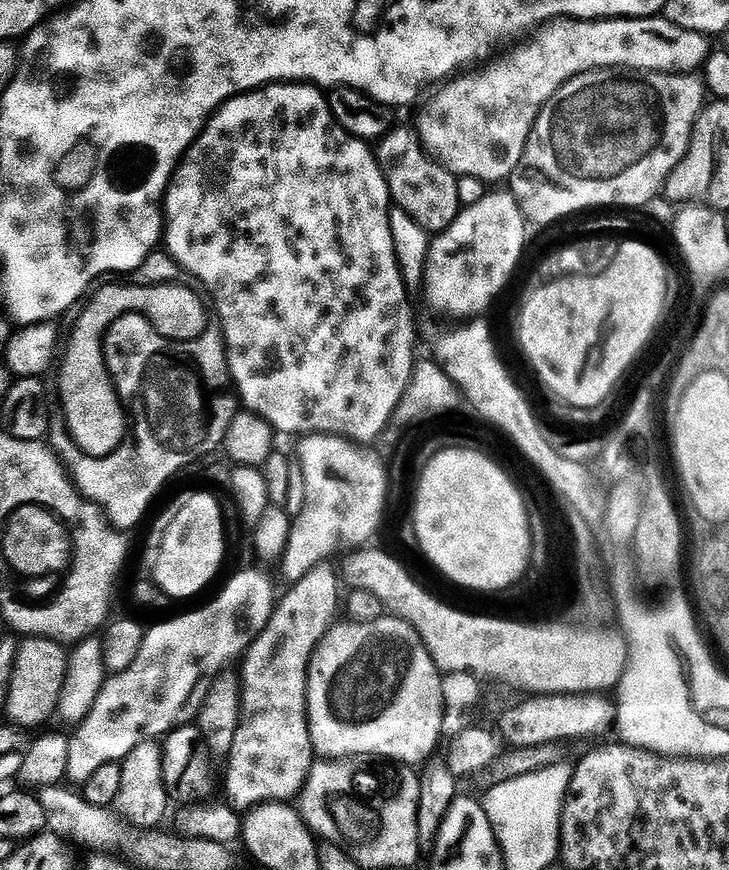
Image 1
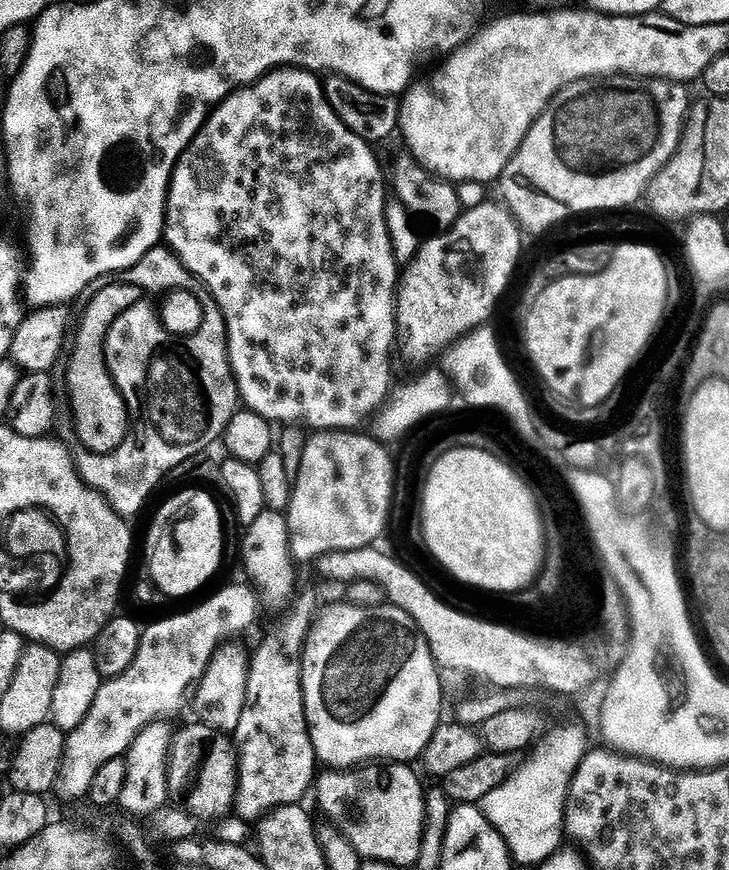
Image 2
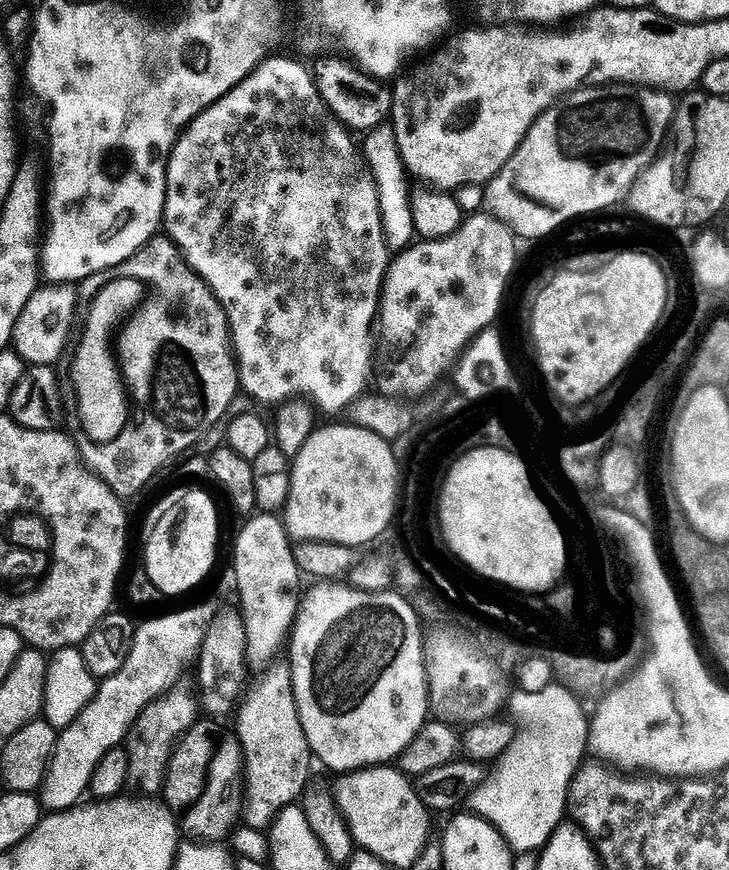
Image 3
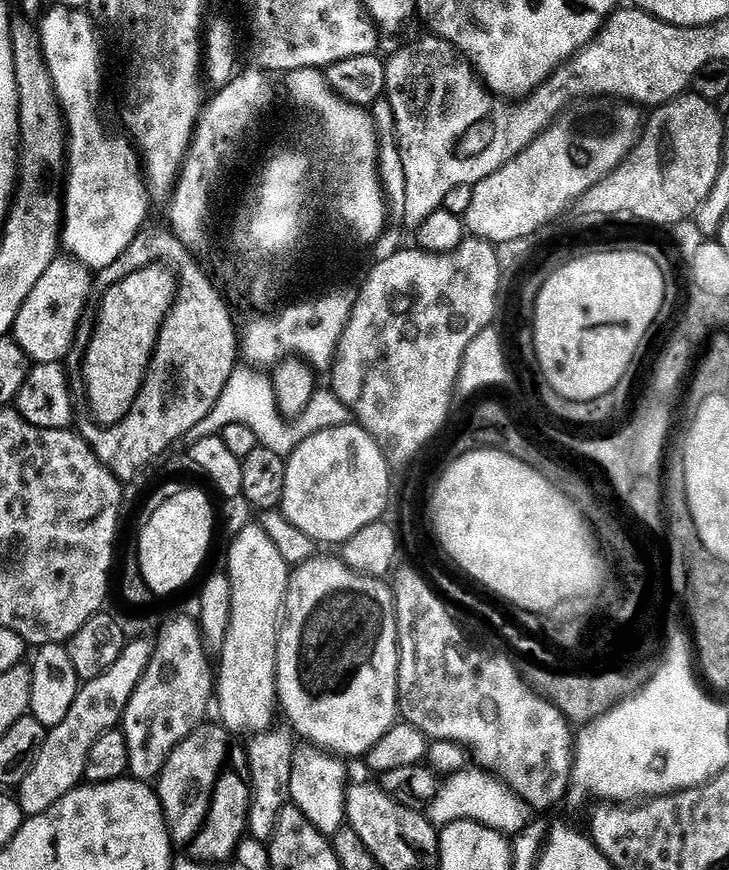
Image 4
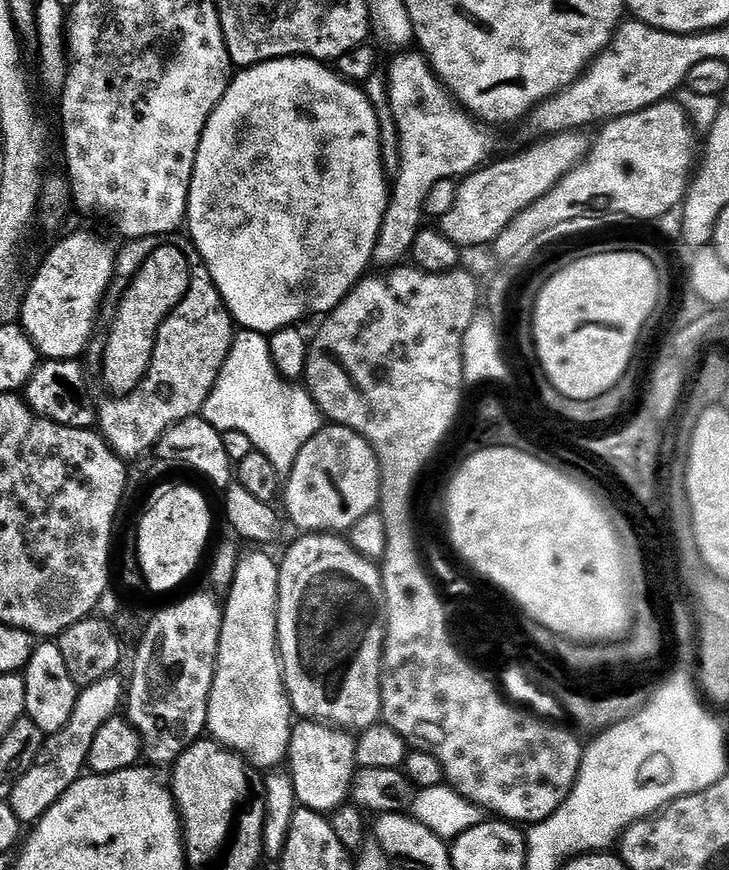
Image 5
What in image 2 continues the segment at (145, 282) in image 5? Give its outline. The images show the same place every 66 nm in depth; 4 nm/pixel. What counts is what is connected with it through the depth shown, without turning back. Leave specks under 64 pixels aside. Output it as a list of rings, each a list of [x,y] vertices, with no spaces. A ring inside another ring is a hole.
[[[127,282],[102,287],[90,300],[74,340],[70,360],[66,363],[68,383],[73,392],[78,424],[77,434],[84,437],[92,448],[111,449],[117,444],[124,431],[124,409],[110,382],[108,364],[105,361],[105,338],[109,328],[120,316],[130,312],[130,308],[140,297],[137,286]]]

